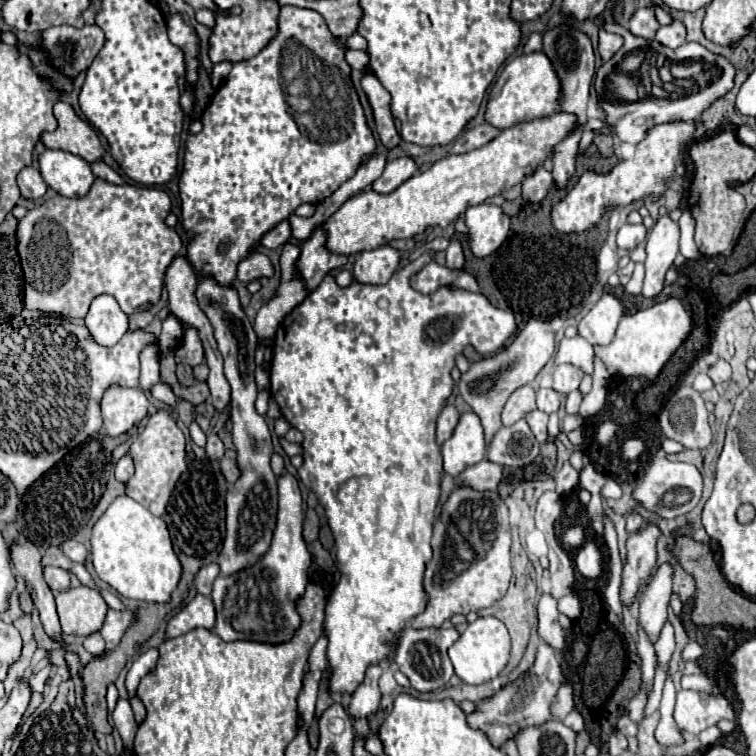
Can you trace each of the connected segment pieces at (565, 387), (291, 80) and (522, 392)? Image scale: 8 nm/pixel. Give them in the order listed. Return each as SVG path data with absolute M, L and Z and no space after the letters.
M563 364L557 366L553 372L553 390L557 390L559 394L569 394L573 390L579 388L583 380L583 370L571 364Z
M281 6L277 36L253 60L245 60L245 62L235 64L231 74L227 76L227 82L215 92L211 104L201 114L203 130L199 134L187 138L185 164L183 164L183 172L179 176L179 196L181 196L181 208L183 208L183 224L181 226L189 236L187 258L189 258L191 266L199 278L213 278L219 286L233 288L237 282L235 272L237 272L239 262L249 258L257 250L261 238L269 230L273 230L279 222L287 220L299 204L319 204L325 198L329 198L343 182L353 178L357 168L375 152L375 138L373 138L371 128L367 126L365 112L363 112L363 106L359 102L359 94L357 94L353 80L351 80L351 66L345 58L347 48L349 46L345 44L345 40L337 38L327 28L327 22L323 20L323 16L319 16L319 12L295 8L295 6Z
M523 386L519 390L515 390L501 414L503 426L513 426L515 422L519 422L521 418L525 418L531 410L535 410L535 390L531 386Z

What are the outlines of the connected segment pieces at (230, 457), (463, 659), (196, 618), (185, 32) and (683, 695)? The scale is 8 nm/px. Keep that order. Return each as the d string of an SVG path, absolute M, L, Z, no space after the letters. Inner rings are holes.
M229 448L225 450L225 456L221 458L221 472L227 480L227 484L233 484L239 476L239 470L237 470L237 464L235 464L235 450Z
M481 616L467 626L461 638L449 648L449 658L453 662L455 674L467 684L483 684L495 676L499 676L509 660L509 632L501 620L495 616Z
M197 594L179 614L175 614L167 624L167 638L183 636L195 628L215 628L215 606L209 596Z
M171 14L167 20L167 32L169 32L169 40L173 44L177 44L179 48L183 48L185 66L187 66L185 76L195 86L195 82L197 82L197 52L199 52L195 30L183 20L183 16Z
M679 690L673 716L679 728L691 734L699 734L719 720L739 722L739 714L723 692L703 694L697 690Z

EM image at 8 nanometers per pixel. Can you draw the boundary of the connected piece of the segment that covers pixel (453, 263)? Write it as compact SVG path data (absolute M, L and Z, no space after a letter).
M451 240L445 254L447 254L447 266L449 268L463 268L463 248L461 248L459 240Z

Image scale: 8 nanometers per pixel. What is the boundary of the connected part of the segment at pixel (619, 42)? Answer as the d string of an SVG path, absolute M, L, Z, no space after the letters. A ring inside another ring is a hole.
M601 30L599 32L599 54L601 54L601 58L605 62L611 60L611 56L615 56L621 46L623 46L623 36L611 34L607 30Z

